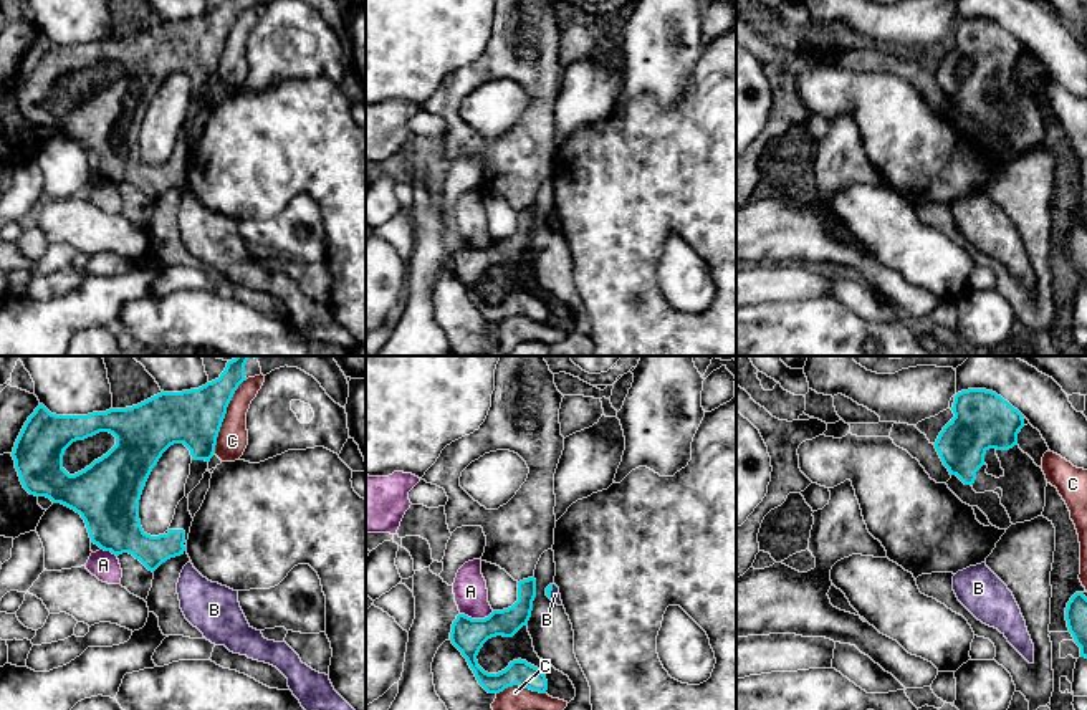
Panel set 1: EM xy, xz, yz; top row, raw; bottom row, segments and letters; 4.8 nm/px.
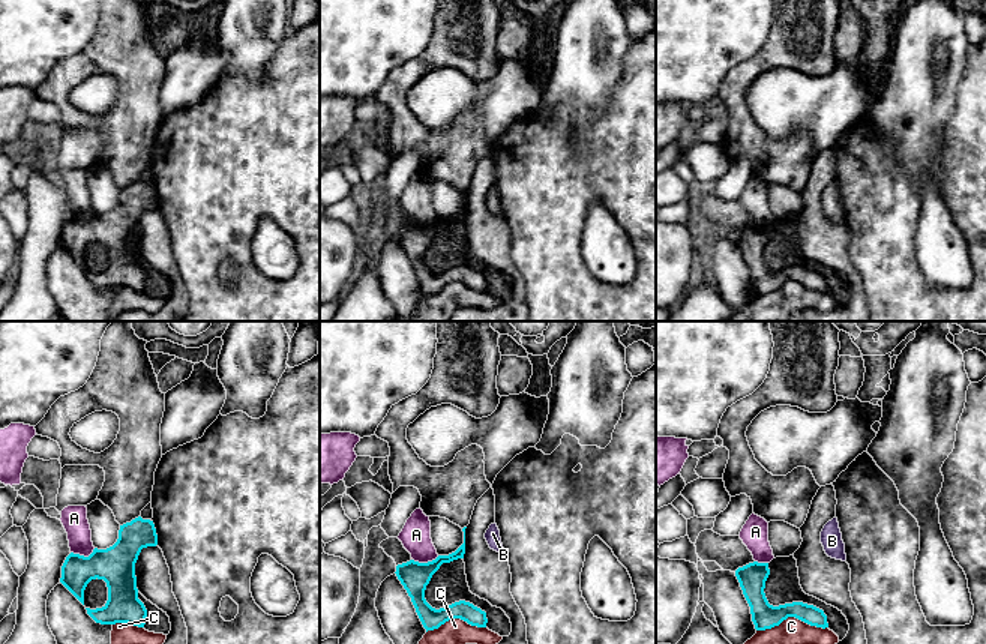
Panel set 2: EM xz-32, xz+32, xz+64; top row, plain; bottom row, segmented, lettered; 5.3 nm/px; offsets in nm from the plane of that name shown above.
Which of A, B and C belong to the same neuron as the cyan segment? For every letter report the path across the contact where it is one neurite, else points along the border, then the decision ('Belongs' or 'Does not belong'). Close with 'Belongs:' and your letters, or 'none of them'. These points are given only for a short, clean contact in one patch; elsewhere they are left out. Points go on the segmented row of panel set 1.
A: Boundary: xz (493, 611), (483, 618), (460, 614). Does not belong
B: Boundary: xz (553, 585), (550, 598). Does not belong
C: Does not belong
Belongs: none of them

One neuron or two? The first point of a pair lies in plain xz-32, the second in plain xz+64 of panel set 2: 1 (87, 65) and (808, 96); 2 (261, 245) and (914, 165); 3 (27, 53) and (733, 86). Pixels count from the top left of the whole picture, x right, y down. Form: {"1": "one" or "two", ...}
{"1": "two", "2": "one", "3": "two"}

